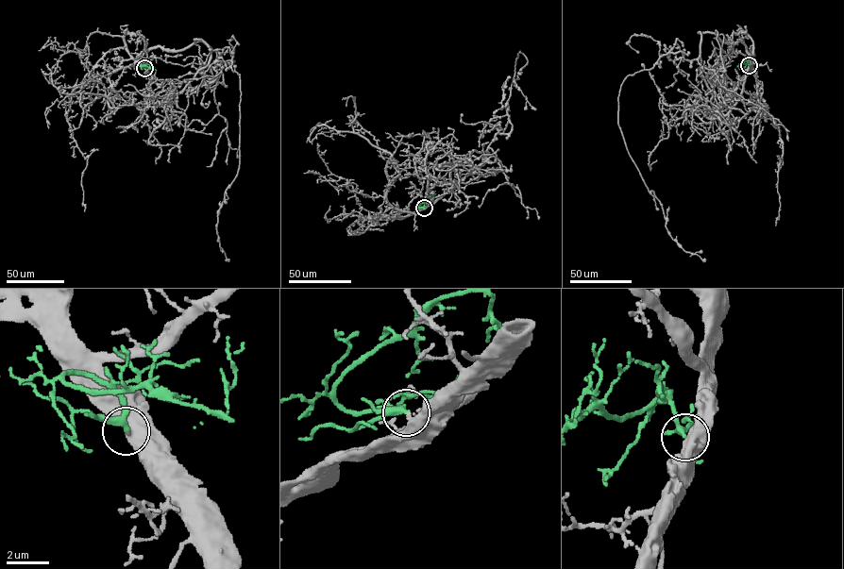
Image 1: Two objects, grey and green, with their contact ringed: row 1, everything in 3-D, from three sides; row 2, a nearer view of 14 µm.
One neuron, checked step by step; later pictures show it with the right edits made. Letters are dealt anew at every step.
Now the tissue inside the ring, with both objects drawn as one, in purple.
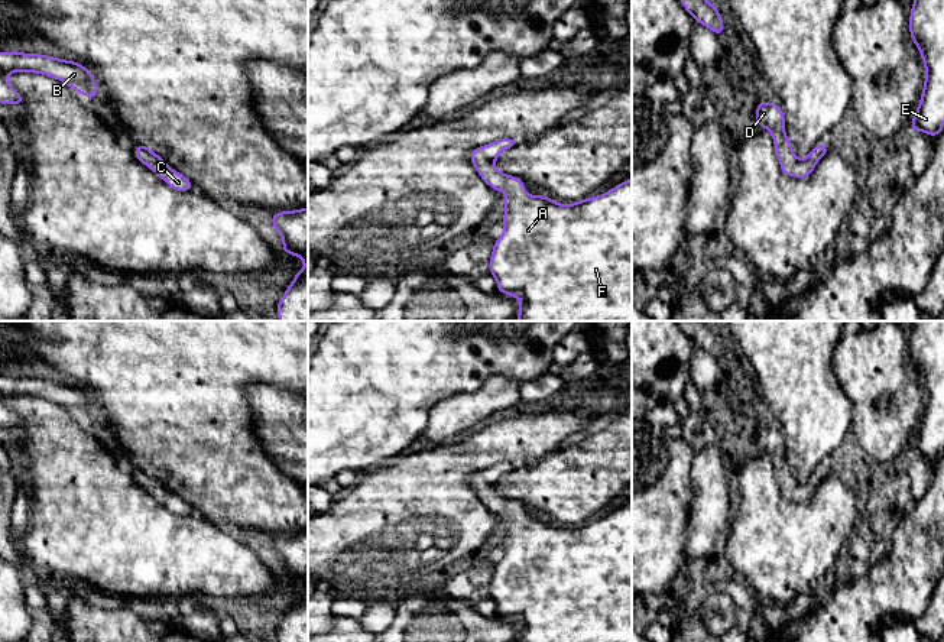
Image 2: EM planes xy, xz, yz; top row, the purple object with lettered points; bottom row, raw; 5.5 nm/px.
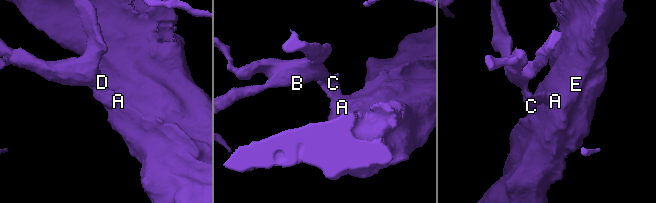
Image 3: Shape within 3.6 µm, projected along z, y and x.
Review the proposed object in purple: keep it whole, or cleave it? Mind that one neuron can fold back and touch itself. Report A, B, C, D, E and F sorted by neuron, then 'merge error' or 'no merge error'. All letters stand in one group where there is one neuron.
A B C D E F; no merge error

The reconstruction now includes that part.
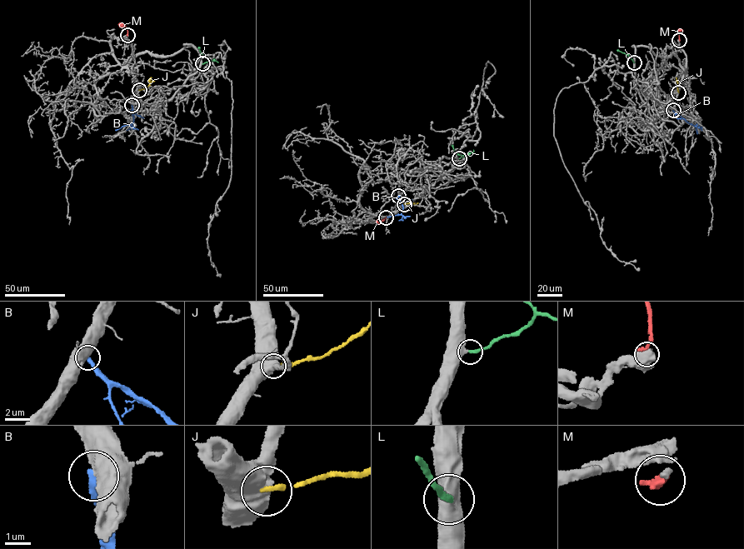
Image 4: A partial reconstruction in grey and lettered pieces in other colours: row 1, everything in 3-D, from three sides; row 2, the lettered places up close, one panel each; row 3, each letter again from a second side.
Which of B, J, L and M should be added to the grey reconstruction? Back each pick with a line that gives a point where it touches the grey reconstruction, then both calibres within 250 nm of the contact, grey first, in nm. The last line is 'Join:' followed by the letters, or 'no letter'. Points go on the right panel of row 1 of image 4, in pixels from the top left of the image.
L: meets grey at (634, 62); 550 nm thick on the grey side, 240 nm on the other
Join: L

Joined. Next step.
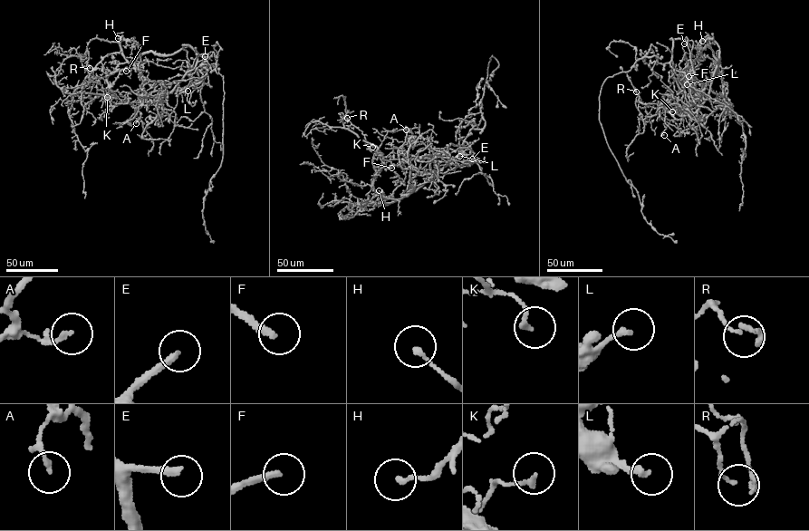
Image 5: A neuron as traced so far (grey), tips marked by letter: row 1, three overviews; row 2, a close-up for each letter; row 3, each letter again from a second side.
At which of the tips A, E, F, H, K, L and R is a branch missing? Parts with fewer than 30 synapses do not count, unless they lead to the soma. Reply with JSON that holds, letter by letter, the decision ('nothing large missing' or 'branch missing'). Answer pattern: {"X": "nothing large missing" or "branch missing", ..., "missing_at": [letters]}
{"A": "nothing large missing", "E": "branch missing", "F": "nothing large missing", "H": "nothing large missing", "K": "nothing large missing", "L": "nothing large missing", "R": "nothing large missing", "missing_at": ["E"]}

